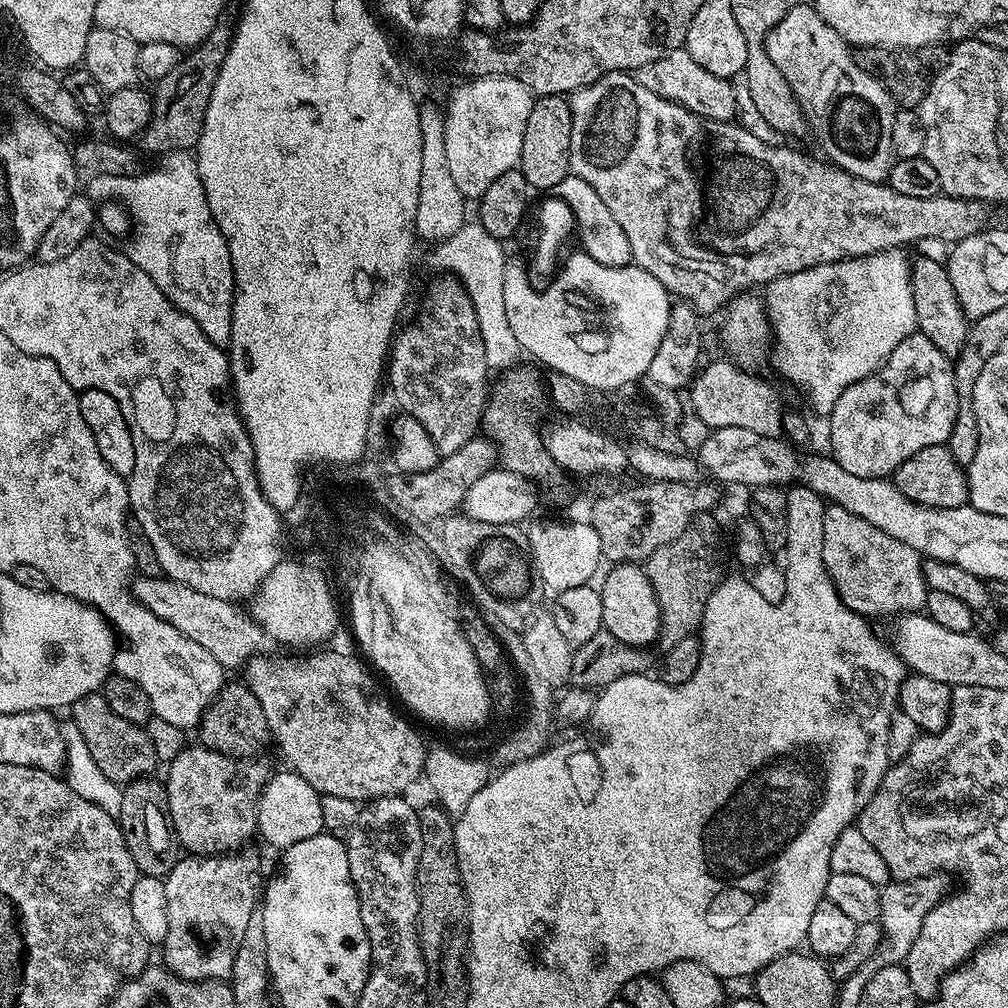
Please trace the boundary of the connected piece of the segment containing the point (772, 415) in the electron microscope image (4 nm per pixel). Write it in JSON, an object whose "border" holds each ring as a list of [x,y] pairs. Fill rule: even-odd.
{"border":[[[731,359],[712,360],[697,371],[695,380],[690,385],[692,408],[696,416],[705,424],[705,429],[742,426],[742,430],[754,430],[754,434],[780,436],[785,409],[780,409],[780,396],[772,384],[767,384],[752,370],[733,362]]]}

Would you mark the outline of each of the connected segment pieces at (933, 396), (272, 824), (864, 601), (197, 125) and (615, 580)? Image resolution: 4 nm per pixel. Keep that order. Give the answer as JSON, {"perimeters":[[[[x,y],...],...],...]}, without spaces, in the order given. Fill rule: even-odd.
{"perimeters":[[[[913,334],[907,336],[902,342],[898,342],[896,349],[888,355],[888,360],[873,376],[867,376],[865,380],[854,382],[849,388],[842,390],[838,402],[832,408],[831,416],[827,417],[826,420],[826,424],[828,424],[828,440],[832,443],[832,449],[830,449],[832,459],[840,463],[842,470],[847,470],[849,474],[858,474],[858,478],[878,478],[883,480],[895,474],[898,466],[902,466],[902,462],[906,458],[918,454],[918,450],[926,450],[926,446],[934,446],[935,444],[947,445],[950,430],[954,430],[954,418],[958,414],[958,394],[954,390],[952,365],[953,361],[950,357],[942,354],[942,350],[938,350],[938,346],[934,346],[934,342],[930,342],[930,338]]],[[[283,771],[277,776],[276,773],[269,775],[268,783],[260,791],[260,801],[256,803],[256,827],[259,839],[264,839],[270,847],[277,850],[289,848],[294,846],[294,842],[303,842],[305,838],[314,838],[324,832],[320,793],[297,772]]],[[[828,504],[822,518],[822,562],[834,582],[836,592],[842,602],[865,618],[891,614],[916,614],[927,605],[929,586],[924,577],[924,560],[919,552],[914,551],[906,542],[898,542],[898,538],[890,538],[890,534],[882,534],[878,526],[870,526],[866,518],[858,518],[850,514],[850,510],[842,510],[842,506]]],[[[217,22],[210,34],[191,49],[162,79],[155,81],[156,92],[151,93],[152,117],[147,128],[140,133],[138,144],[148,152],[164,157],[169,152],[187,152],[195,149],[200,141],[206,118],[206,106],[210,106],[210,94],[214,94],[214,82],[218,82],[218,70],[228,53],[233,29]]],[[[620,562],[608,572],[604,584],[599,585],[602,598],[603,631],[614,634],[626,646],[647,649],[660,637],[660,607],[647,571],[636,562]]]]}

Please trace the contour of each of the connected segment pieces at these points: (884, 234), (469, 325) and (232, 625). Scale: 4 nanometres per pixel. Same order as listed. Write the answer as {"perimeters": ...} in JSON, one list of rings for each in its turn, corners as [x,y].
{"perimeters":[[[[607,72],[605,76],[599,76],[593,84],[588,84],[584,88],[579,88],[577,92],[571,93],[567,97],[568,105],[570,106],[570,114],[572,115],[572,125],[570,126],[570,172],[571,175],[582,178],[582,182],[587,182],[596,193],[602,197],[602,202],[606,202],[606,207],[610,209],[610,214],[614,214],[615,220],[622,225],[622,230],[626,233],[626,239],[630,242],[630,250],[632,251],[632,258],[635,267],[646,270],[650,274],[654,274],[654,278],[658,278],[658,282],[662,282],[662,286],[668,291],[673,297],[679,298],[685,304],[691,304],[696,309],[697,313],[704,314],[704,312],[716,312],[719,313],[721,310],[728,307],[728,303],[735,298],[735,296],[741,295],[745,290],[752,290],[755,284],[759,286],[766,286],[771,280],[777,280],[783,276],[789,276],[794,274],[798,270],[806,270],[807,268],[813,268],[814,266],[822,266],[823,264],[833,264],[839,260],[851,260],[857,256],[869,256],[870,254],[878,254],[879,252],[888,252],[892,248],[903,249],[904,244],[912,244],[915,240],[941,240],[945,246],[951,246],[957,244],[962,238],[970,238],[974,234],[985,231],[989,227],[990,221],[988,221],[988,208],[989,205],[983,200],[959,200],[953,196],[945,196],[943,194],[935,196],[934,198],[909,198],[907,194],[898,194],[894,189],[891,188],[886,182],[879,184],[871,184],[868,180],[858,178],[854,174],[850,174],[846,170],[837,168],[835,164],[831,162],[825,162],[823,159],[815,160],[812,156],[803,156],[800,152],[795,152],[792,148],[784,148],[780,144],[767,144],[762,142],[762,138],[754,138],[754,134],[750,134],[742,126],[737,126],[732,122],[716,122],[711,125],[713,136],[708,140],[708,189],[703,192],[704,184],[699,180],[698,177],[692,173],[692,164],[688,161],[688,151],[692,148],[692,143],[703,134],[705,125],[699,116],[696,116],[690,110],[683,108],[681,105],[674,103],[674,101],[668,101],[664,97],[659,97],[658,94],[654,94],[651,90],[646,90],[645,86],[639,84],[636,80],[635,75],[627,72]]],[[[444,274],[428,288],[424,301],[420,304],[420,313],[413,324],[397,331],[386,361],[386,384],[392,387],[392,396],[396,399],[399,411],[406,416],[418,418],[426,426],[434,446],[441,457],[454,454],[466,446],[481,431],[484,418],[484,405],[490,399],[490,369],[483,349],[482,334],[475,304],[464,285],[452,274]]],[[[161,574],[158,576],[137,575],[132,581],[131,594],[150,614],[158,614],[162,622],[174,626],[186,638],[198,642],[205,650],[210,650],[214,658],[226,670],[243,669],[253,656],[263,653],[266,634],[247,611],[239,612],[237,605],[230,600],[213,598],[211,594],[202,594],[199,590],[190,590],[177,580],[170,580]]]]}

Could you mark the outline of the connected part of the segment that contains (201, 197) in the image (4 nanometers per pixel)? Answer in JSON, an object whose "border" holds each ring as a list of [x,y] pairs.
{"border":[[[90,179],[86,192],[93,201],[117,201],[127,209],[134,227],[130,232],[126,255],[154,278],[154,286],[165,298],[182,310],[210,338],[210,342],[226,346],[230,342],[230,326],[234,310],[234,270],[230,250],[222,230],[210,214],[202,182],[199,184],[112,184],[112,180]]]}

